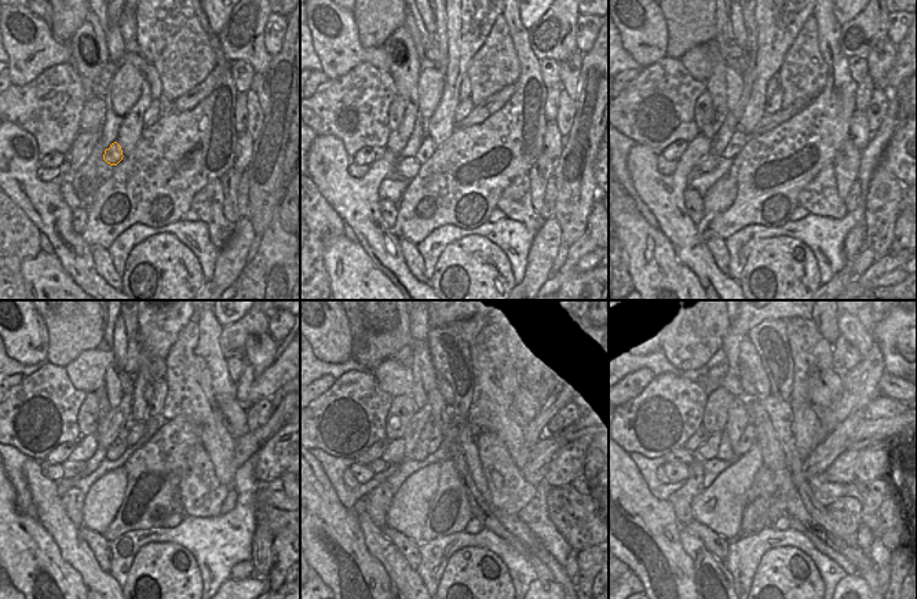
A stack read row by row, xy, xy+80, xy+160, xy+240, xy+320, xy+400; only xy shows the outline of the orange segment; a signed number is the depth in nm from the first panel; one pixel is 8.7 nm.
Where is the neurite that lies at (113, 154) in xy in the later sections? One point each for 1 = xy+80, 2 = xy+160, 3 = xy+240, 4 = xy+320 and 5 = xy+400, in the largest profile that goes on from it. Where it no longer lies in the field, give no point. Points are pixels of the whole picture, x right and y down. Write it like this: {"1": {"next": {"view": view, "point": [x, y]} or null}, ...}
{"1": {"next": {"view": "xy+80", "point": [424, 153]}}, "2": {"next": {"view": "xy+160", "point": [738, 141]}}, "3": {"next": {"view": "xy+240", "point": [116, 450]}}, "4": {"next": {"view": "xy+320", "point": [420, 453]}}, "5": {"next": {"view": "xy+400", "point": [737, 417]}}}

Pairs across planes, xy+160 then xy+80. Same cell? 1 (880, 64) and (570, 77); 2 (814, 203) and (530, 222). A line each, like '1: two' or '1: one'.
1: one
2: one

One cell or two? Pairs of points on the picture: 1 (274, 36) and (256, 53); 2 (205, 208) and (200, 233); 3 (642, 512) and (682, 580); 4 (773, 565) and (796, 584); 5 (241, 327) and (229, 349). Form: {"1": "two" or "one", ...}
{"1": "two", "2": "two", "3": "one", "4": "one", "5": "one"}

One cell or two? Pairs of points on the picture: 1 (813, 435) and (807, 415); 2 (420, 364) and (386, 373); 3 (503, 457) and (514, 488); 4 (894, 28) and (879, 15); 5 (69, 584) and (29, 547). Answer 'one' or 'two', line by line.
1: one
2: two
3: one
4: two
5: one

